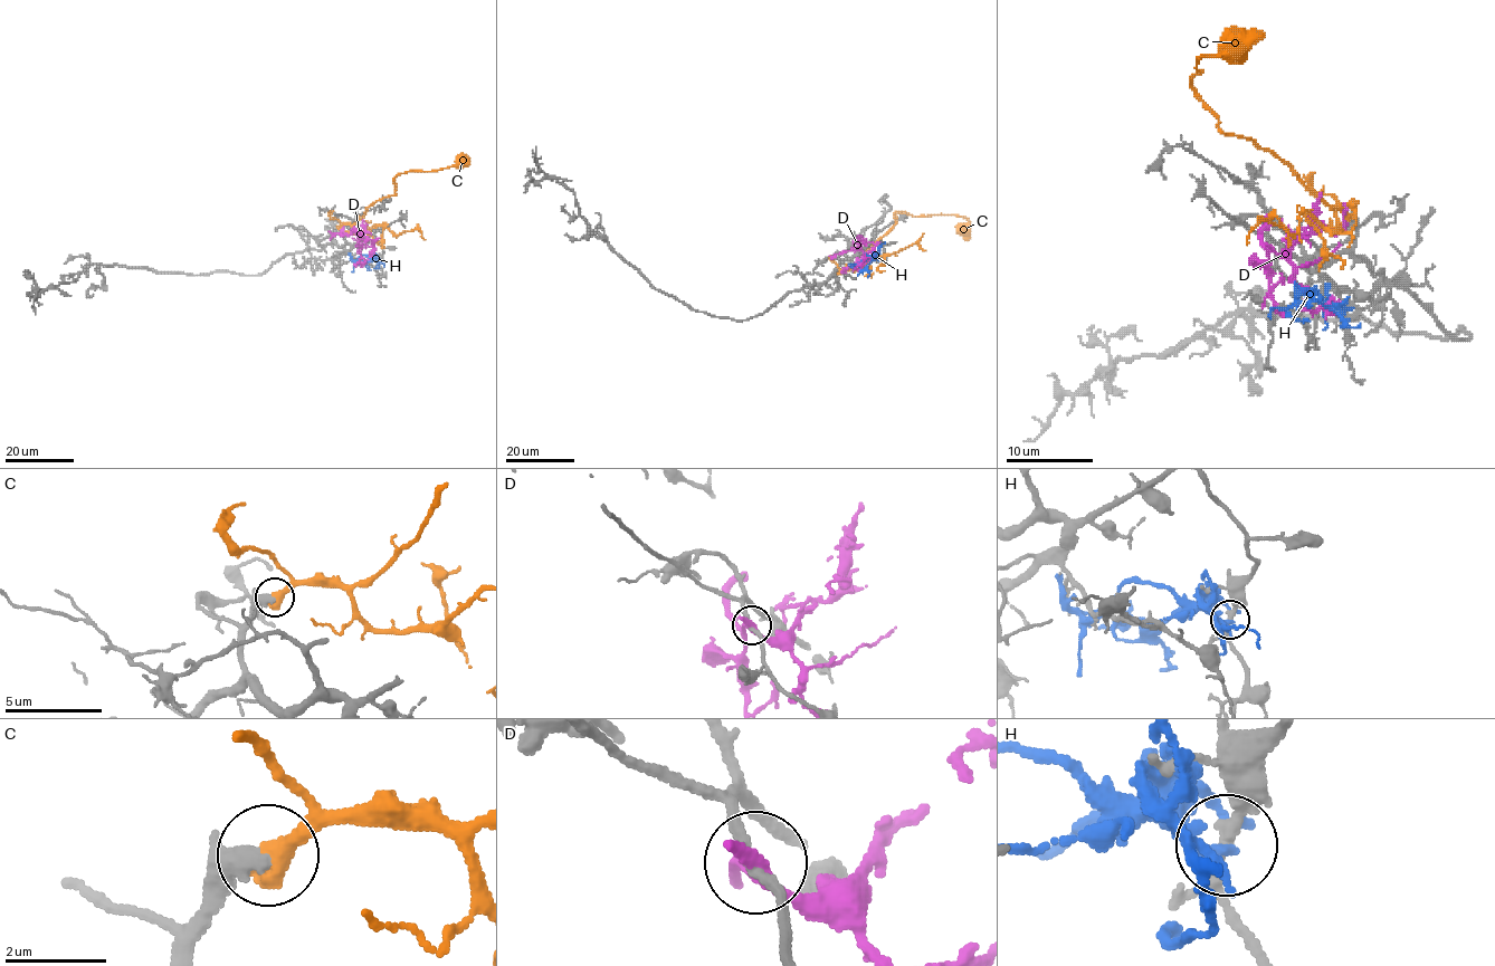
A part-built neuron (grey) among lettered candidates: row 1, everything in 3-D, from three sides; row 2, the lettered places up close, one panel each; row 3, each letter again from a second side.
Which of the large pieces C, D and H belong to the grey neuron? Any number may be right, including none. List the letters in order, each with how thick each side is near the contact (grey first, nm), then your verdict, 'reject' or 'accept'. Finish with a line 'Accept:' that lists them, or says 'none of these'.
C: calibres 280 and 500 nm; accept
D: calibres 200 and 240 nm; reject
H: calibres 190 and 200 nm; reject
Accept: C

